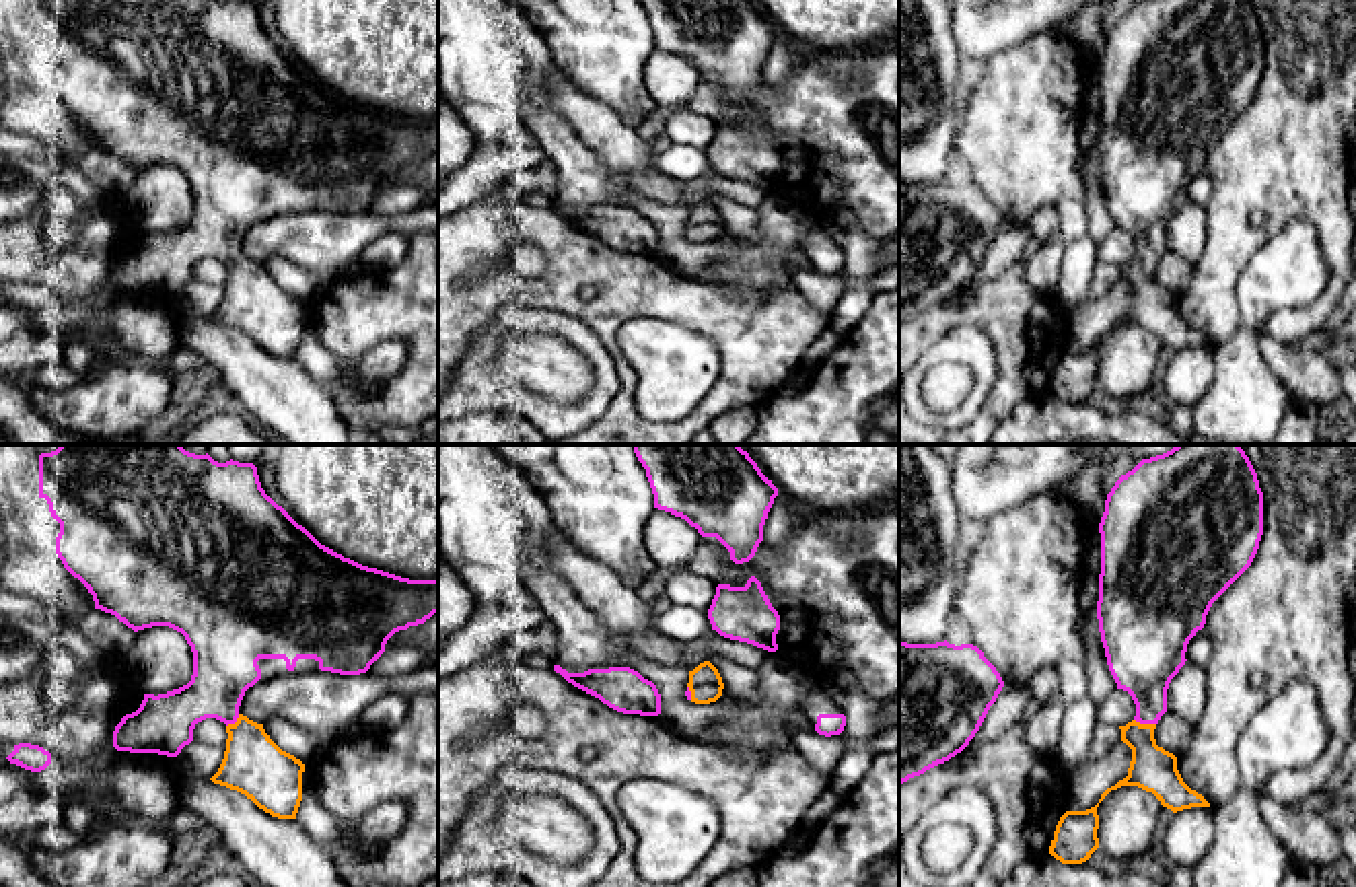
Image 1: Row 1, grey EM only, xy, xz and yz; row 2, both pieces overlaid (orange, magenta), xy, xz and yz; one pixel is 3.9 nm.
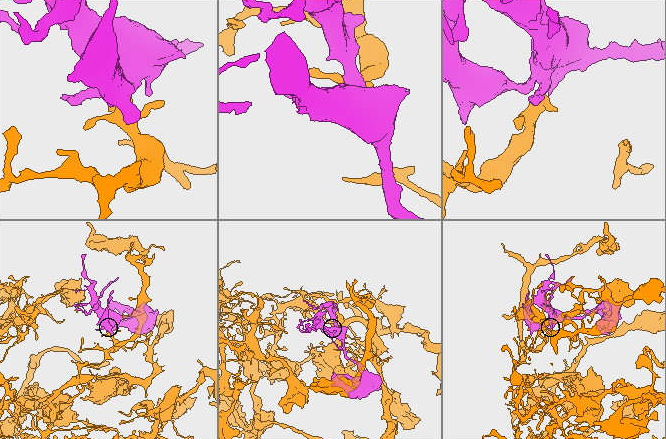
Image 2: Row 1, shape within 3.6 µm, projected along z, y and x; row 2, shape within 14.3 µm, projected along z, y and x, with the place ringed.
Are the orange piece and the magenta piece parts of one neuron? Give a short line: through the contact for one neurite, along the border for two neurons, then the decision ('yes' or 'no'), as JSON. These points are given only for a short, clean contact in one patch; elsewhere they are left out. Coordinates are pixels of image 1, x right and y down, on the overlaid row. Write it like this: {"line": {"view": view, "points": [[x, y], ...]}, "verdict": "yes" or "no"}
{"line": {"view": "yz", "points": [[1155, 770], [1145, 752], [1145, 725], [1143, 661]]}, "verdict": "yes"}

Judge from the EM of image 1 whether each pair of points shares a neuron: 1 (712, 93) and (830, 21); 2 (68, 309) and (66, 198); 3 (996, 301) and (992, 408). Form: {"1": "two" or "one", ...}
{"1": "two", "2": "one", "3": "one"}

